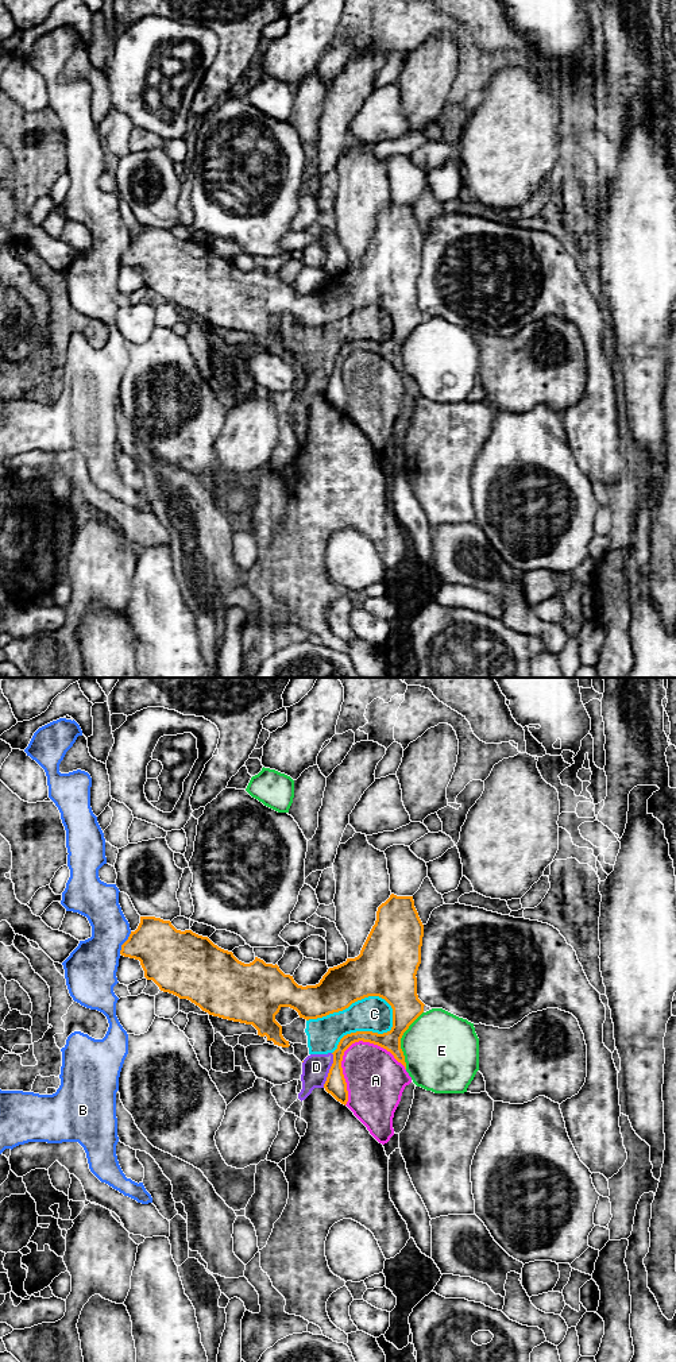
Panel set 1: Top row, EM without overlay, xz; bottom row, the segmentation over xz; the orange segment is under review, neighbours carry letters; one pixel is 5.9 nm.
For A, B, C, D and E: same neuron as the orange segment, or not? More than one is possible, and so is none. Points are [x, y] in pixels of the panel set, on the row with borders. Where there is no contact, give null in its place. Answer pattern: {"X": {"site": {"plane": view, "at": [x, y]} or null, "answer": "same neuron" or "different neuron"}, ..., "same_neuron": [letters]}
{"A": {"site": {"plane": "xz", "at": [348, 1046]}, "answer": "different neuron"}, "B": {"site": {"plane": "xz", "at": [124, 942]}, "answer": "different neuron"}, "C": {"site": {"plane": "xz", "at": [350, 1004]}, "answer": "different neuron"}, "D": {"site": {"plane": "xz", "at": [329, 1071]}, "answer": "different neuron"}, "E": {"site": {"plane": "xz", "at": [400, 1040]}, "answer": "different neuron"}, "same_neuron": []}

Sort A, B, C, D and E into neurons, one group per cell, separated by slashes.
A / B / C D / E

